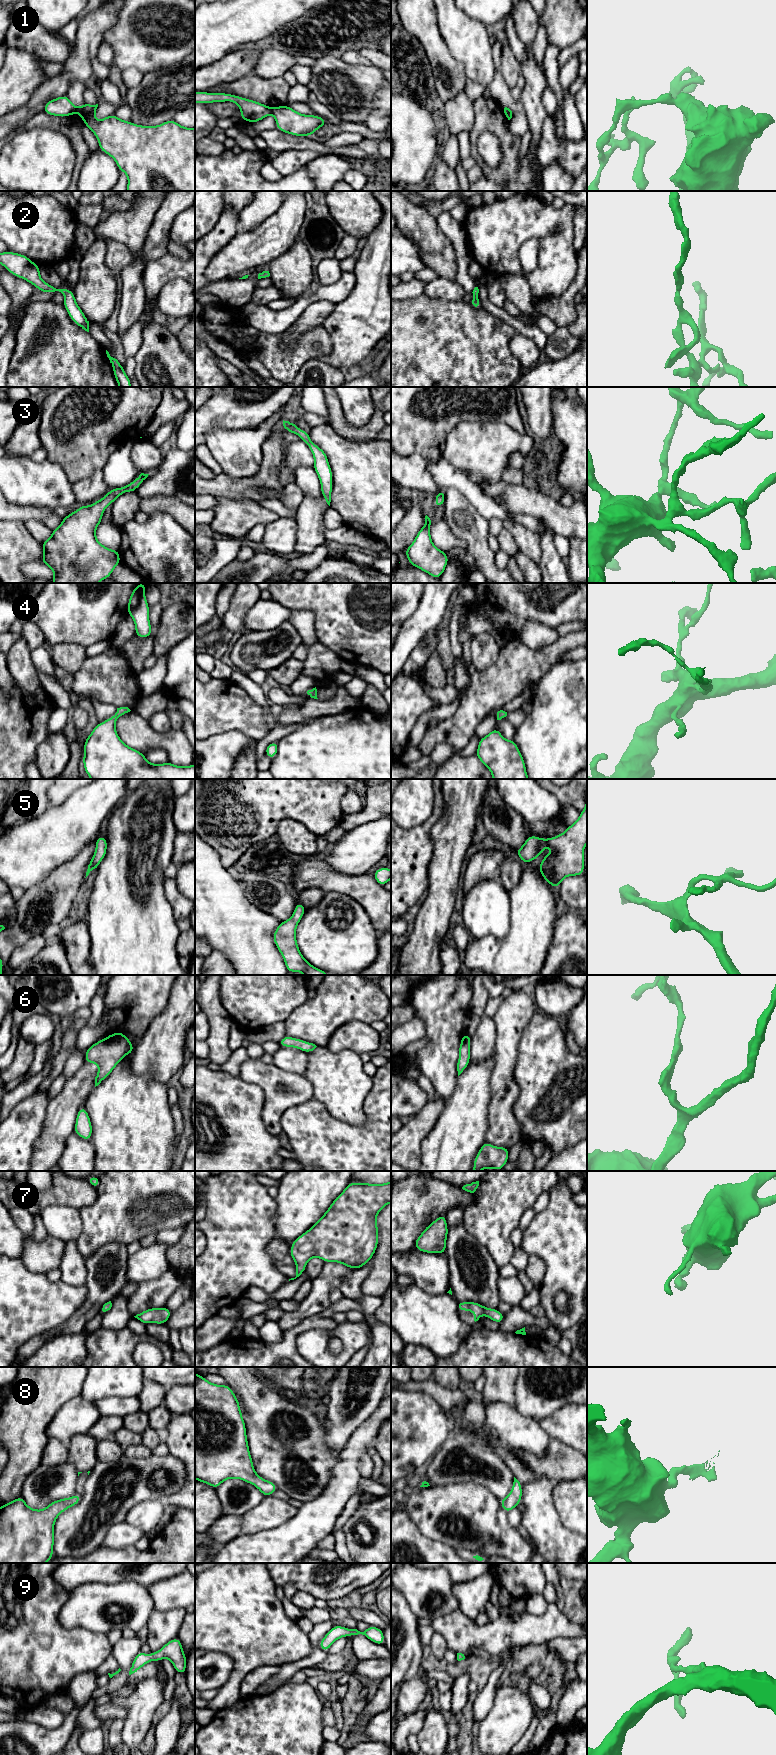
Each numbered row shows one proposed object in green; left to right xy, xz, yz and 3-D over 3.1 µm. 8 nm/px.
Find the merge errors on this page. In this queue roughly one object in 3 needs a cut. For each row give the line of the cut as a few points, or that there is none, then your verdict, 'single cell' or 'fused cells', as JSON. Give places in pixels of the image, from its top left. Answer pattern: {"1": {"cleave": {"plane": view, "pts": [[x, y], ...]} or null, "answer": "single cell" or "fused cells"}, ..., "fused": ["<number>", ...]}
{"1": {"cleave": {"plane": "xz", "pts": [[271, 108], [272, 113]]}, "answer": "fused cells"}, "2": {"cleave": null, "answer": "single cell"}, "3": {"cleave": null, "answer": "single cell"}, "4": {"cleave": null, "answer": "single cell"}, "5": {"cleave": null, "answer": "single cell"}, "6": {"cleave": null, "answer": "single cell"}, "7": {"cleave": null, "answer": "single cell"}, "8": {"cleave": null, "answer": "single cell"}, "9": {"cleave": null, "answer": "single cell"}, "fused": ["1"]}

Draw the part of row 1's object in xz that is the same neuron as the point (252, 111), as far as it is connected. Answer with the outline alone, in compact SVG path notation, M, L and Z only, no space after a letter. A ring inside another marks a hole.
M195 92L195 103L227 102L236 103L241 111L241 119L251 123L258 122L272 114L272 108L254 100L228 93Z

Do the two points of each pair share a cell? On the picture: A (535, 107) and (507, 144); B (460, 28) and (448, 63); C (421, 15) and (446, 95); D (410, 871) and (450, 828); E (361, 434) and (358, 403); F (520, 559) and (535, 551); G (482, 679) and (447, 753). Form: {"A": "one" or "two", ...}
{"A": "two", "B": "two", "C": "one", "D": "two", "E": "two", "F": "two", "G": "two"}

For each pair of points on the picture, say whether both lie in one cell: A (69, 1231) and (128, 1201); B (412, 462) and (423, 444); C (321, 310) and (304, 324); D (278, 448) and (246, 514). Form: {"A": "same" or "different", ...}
{"A": "different", "B": "different", "C": "same", "D": "different"}

